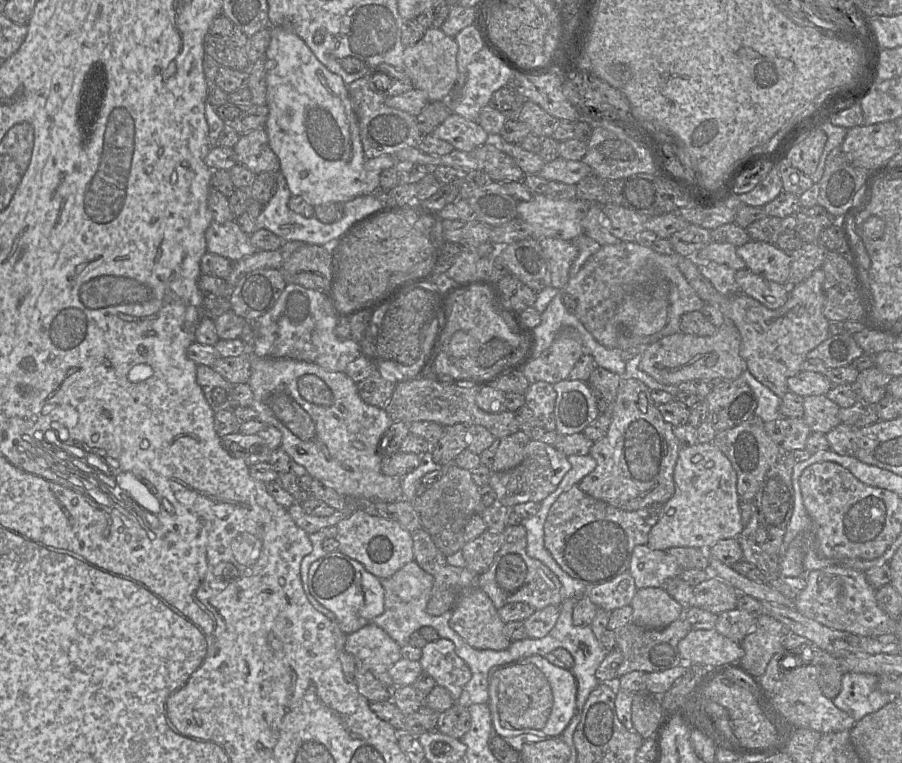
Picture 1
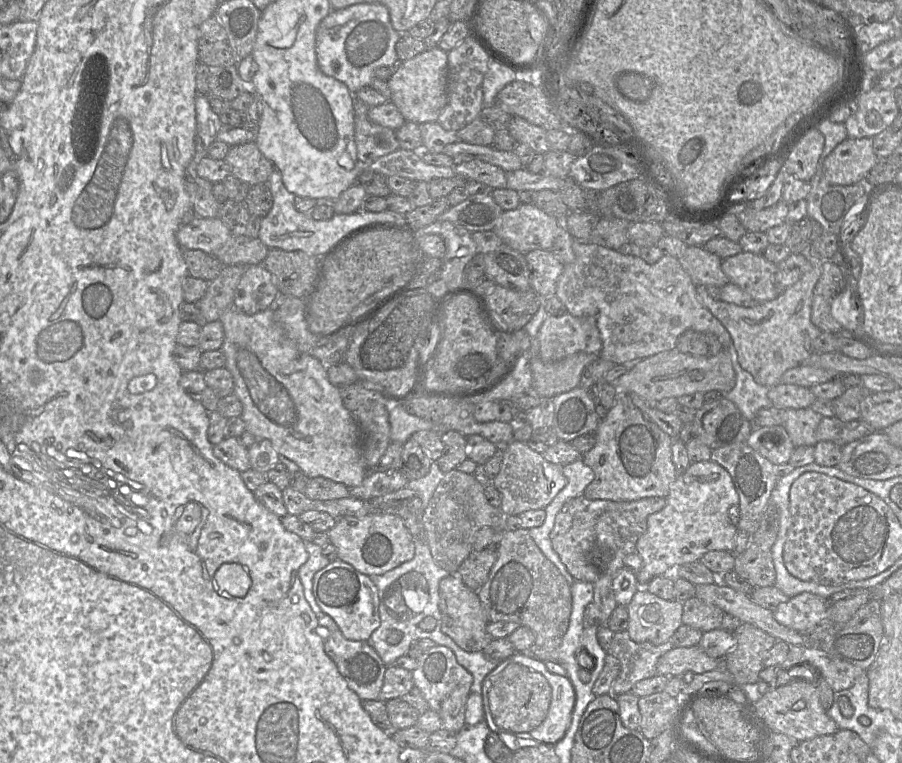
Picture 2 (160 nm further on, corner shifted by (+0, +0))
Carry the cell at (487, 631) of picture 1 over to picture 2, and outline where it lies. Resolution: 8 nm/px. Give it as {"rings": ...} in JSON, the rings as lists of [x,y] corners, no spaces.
{"rings":[[[449,574],[439,583],[439,597],[442,632],[467,652],[483,652],[493,639],[487,632],[489,622],[477,592],[469,589],[457,574]]]}

